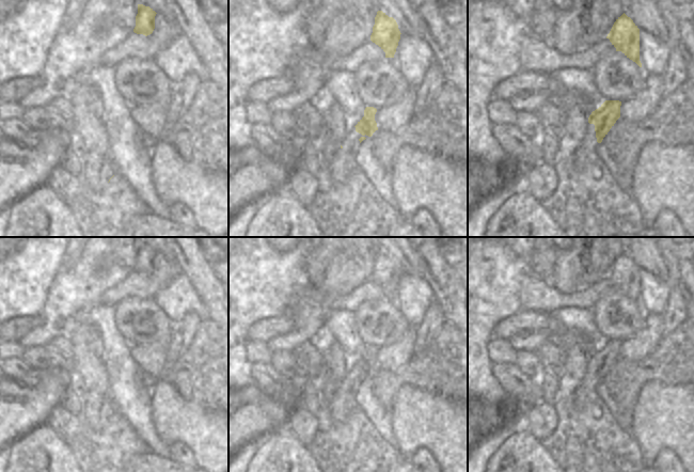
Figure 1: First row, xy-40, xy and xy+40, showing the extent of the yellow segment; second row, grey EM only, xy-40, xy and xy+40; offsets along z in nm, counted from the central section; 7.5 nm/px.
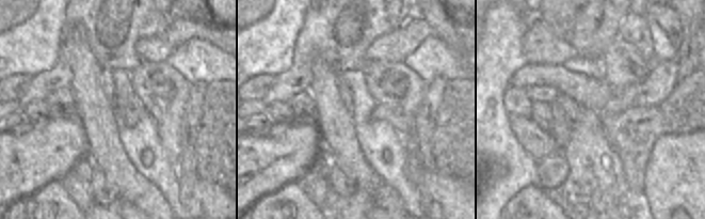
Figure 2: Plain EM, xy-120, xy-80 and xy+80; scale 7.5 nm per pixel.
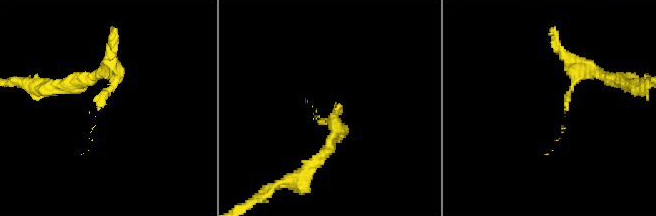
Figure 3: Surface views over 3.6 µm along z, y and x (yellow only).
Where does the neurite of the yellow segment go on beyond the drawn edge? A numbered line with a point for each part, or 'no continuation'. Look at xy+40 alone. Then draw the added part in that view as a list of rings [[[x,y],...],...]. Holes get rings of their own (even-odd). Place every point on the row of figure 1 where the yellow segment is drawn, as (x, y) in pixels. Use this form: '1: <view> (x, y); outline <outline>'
no continuation

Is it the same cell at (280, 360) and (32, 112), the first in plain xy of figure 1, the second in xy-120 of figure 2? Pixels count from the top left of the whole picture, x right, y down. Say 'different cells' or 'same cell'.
same cell

